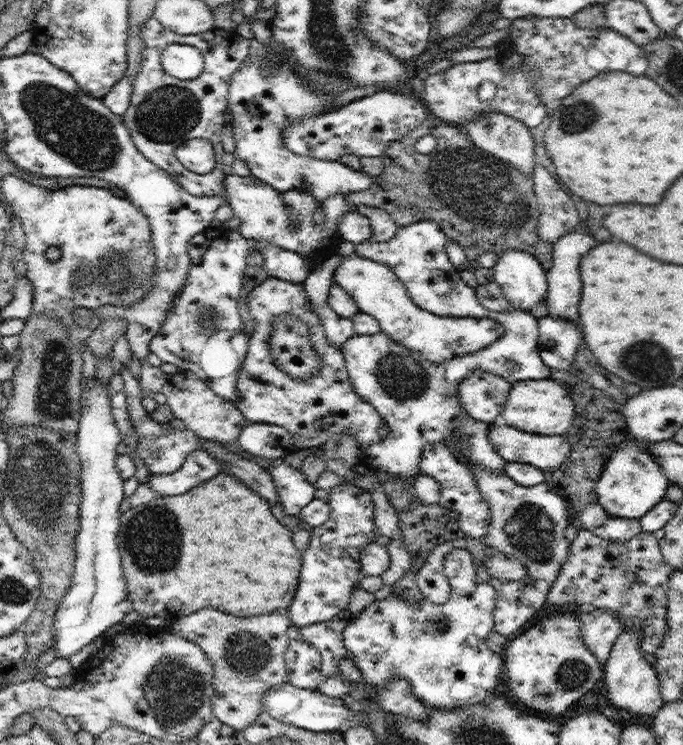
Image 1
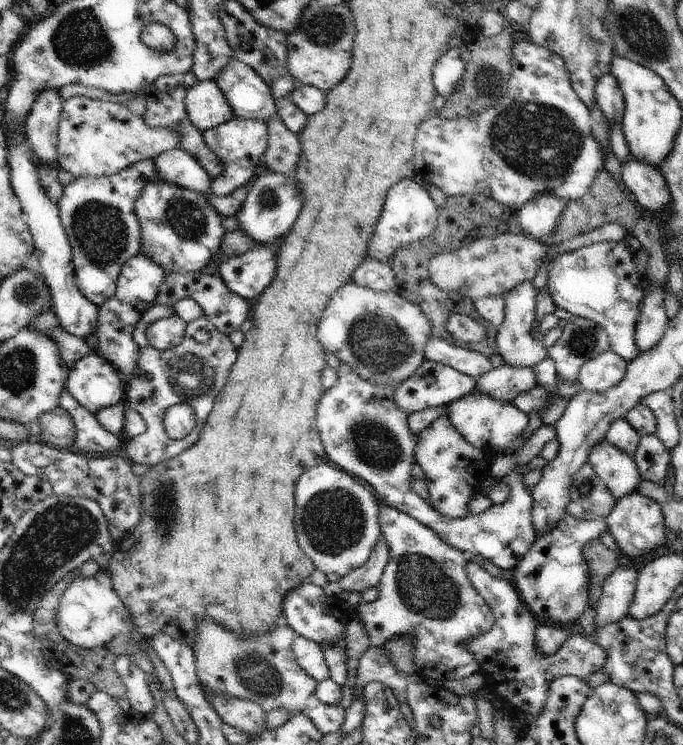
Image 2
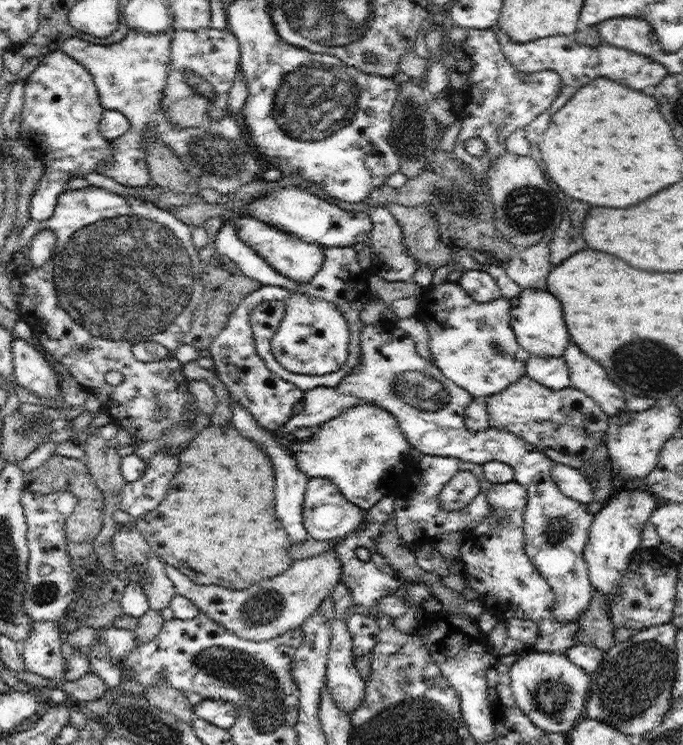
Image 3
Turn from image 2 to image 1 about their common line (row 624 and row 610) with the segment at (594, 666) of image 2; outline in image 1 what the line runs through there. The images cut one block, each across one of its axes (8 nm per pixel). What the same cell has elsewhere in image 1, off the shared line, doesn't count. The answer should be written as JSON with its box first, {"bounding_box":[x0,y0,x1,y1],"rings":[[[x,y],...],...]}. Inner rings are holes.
{"bounding_box":[415,456,572,637],"rings":[[[457,456],[458,462],[466,465],[474,473],[478,490],[491,508],[491,521],[488,534],[484,538],[464,536],[438,544],[427,556],[423,565],[416,571],[415,581],[426,600],[444,604],[451,596],[451,586],[445,576],[445,556],[454,549],[466,549],[473,554],[475,567],[480,580],[489,582],[497,592],[493,610],[493,630],[501,635],[511,637],[521,632],[526,624],[545,605],[549,590],[560,574],[562,565],[567,562],[571,542],[564,535],[566,526],[572,523],[567,504],[554,492],[546,481],[533,487],[520,486],[504,471],[485,471],[464,458]],[[495,548],[508,556],[513,556],[526,567],[527,581],[501,581],[487,573],[485,567],[485,550]]]}

